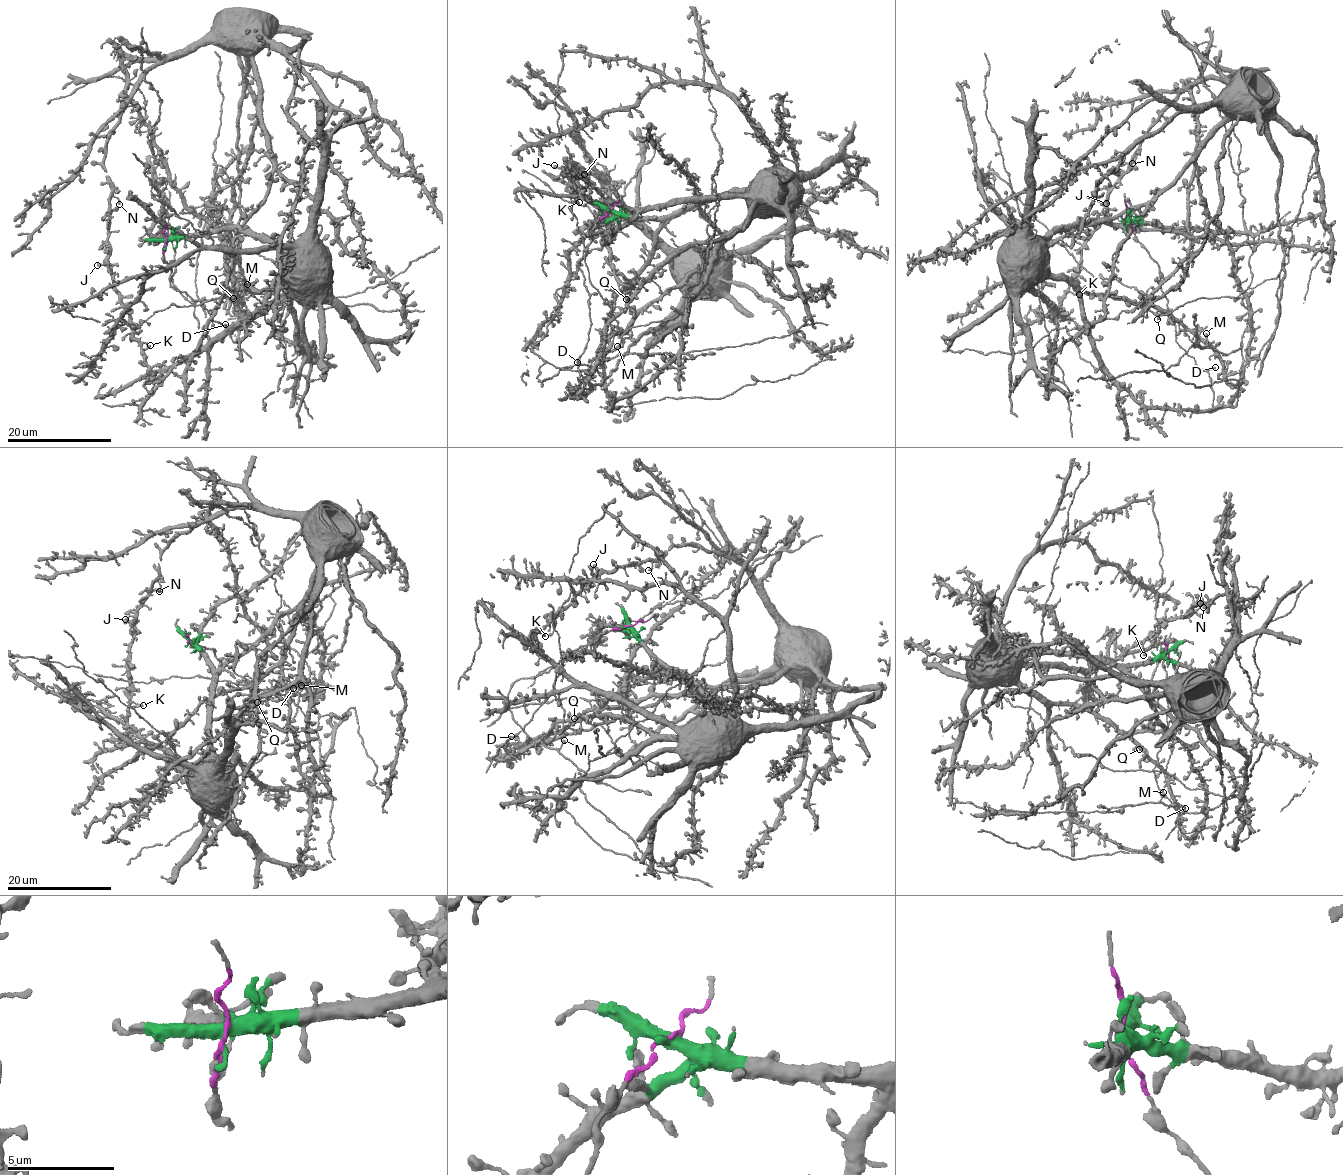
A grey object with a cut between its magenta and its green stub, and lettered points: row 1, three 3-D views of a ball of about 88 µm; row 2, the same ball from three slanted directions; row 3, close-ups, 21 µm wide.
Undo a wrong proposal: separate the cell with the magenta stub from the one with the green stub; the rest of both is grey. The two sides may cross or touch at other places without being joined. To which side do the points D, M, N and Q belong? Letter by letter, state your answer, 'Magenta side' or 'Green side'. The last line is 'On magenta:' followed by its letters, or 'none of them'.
D: Magenta side
M: Magenta side
N: Magenta side
Q: Green side
On magenta: D, M, N

